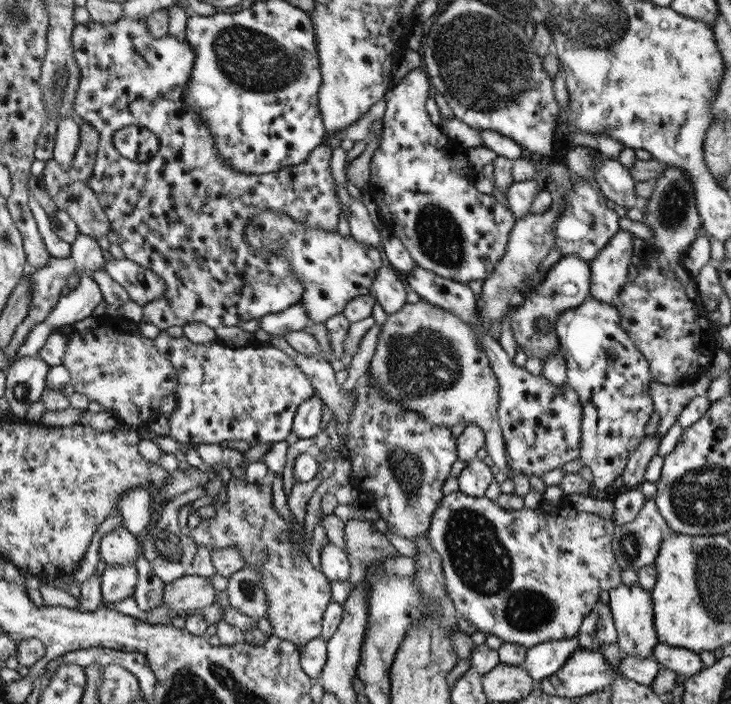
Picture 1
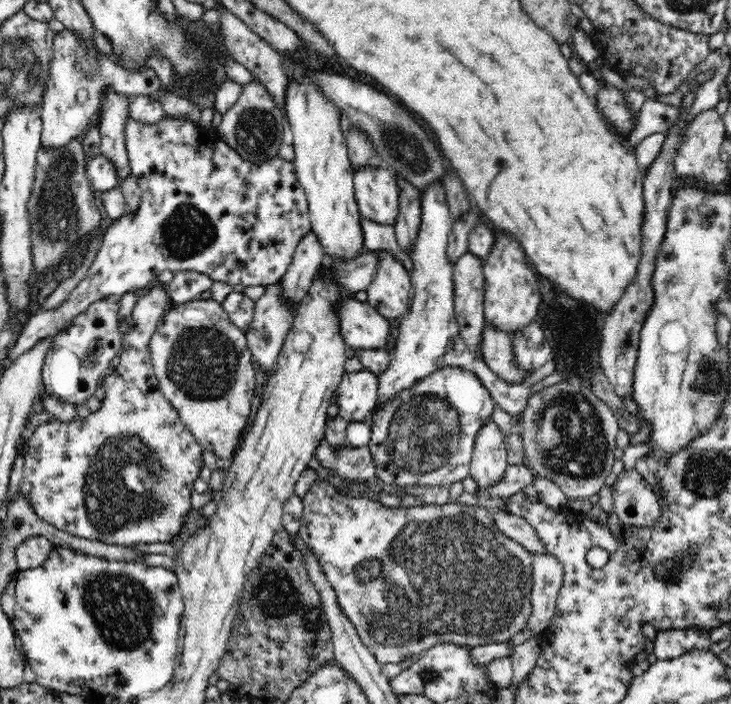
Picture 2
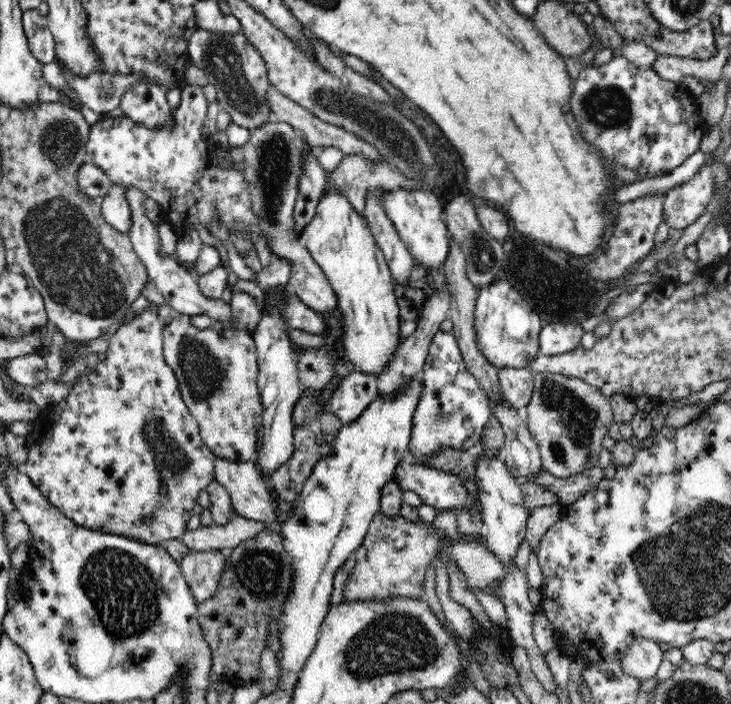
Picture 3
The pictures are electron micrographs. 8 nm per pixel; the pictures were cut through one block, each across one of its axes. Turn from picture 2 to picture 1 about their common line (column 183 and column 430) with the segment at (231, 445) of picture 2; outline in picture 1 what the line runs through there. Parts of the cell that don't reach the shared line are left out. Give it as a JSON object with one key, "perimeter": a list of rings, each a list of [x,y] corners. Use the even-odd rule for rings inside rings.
{"perimeter":[[[424,300],[406,302],[398,312],[387,316],[368,376],[375,388],[384,390],[390,400],[399,402],[409,412],[422,414],[427,422],[439,428],[451,429],[456,423],[482,428],[488,456],[514,482],[514,493],[524,498],[530,491],[529,478],[524,473],[510,471],[497,416],[499,383],[474,331],[474,326],[468,326],[460,316],[440,306]]]}

